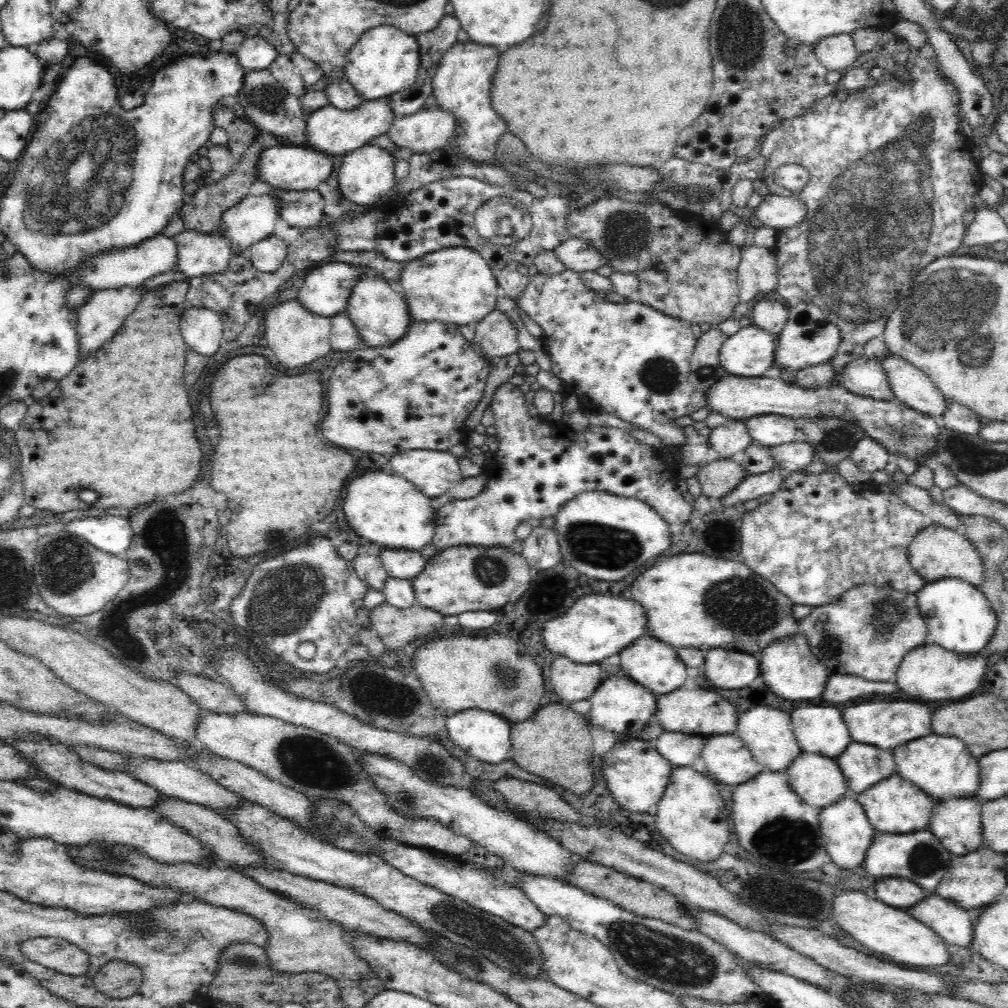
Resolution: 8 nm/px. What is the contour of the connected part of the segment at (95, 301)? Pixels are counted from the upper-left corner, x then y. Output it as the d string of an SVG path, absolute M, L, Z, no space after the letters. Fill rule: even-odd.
M124 286L117 290L92 291L86 302L80 306L78 311L77 335L81 348L80 359L86 358L90 352L100 348L106 340L110 340L115 332L121 327L125 318L135 311L140 304L141 298L152 289Z

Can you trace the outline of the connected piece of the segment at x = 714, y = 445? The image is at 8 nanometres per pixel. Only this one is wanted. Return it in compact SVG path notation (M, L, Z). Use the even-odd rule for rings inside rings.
M728 420L726 424L713 428L708 436L708 446L711 448L710 458L732 459L739 452L752 444L743 420Z

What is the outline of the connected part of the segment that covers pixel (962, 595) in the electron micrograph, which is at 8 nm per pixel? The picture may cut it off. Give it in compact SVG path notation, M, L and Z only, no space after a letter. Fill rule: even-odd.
M959 578L925 583L917 592L918 611L927 626L925 644L937 644L952 652L974 654L983 651L995 632L996 614L980 588Z

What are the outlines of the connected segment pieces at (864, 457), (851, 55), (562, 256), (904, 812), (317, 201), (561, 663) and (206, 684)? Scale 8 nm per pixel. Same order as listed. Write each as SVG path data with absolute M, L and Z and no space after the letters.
M864 437L856 443L849 458L862 472L872 474L884 471L893 456L877 440Z
M848 34L822 40L814 52L820 65L826 68L827 72L840 74L860 56L855 48L854 40Z
M570 237L562 241L553 253L564 268L577 273L596 271L604 264L604 257L594 250L594 247L590 247L586 241L578 238Z
M898 773L856 794L856 799L862 805L870 824L876 831L898 834L928 829L936 803L921 788L904 780Z
M314 190L270 192L279 200L282 220L288 222L292 228L311 229L317 227L326 217L324 198Z
M557 656L550 670L554 699L571 703L590 698L602 682L598 664L576 664L564 656Z
M178 670L176 685L203 711L244 712L242 701L234 695L234 691L230 687L226 687L219 680L207 679L197 674L188 674Z

